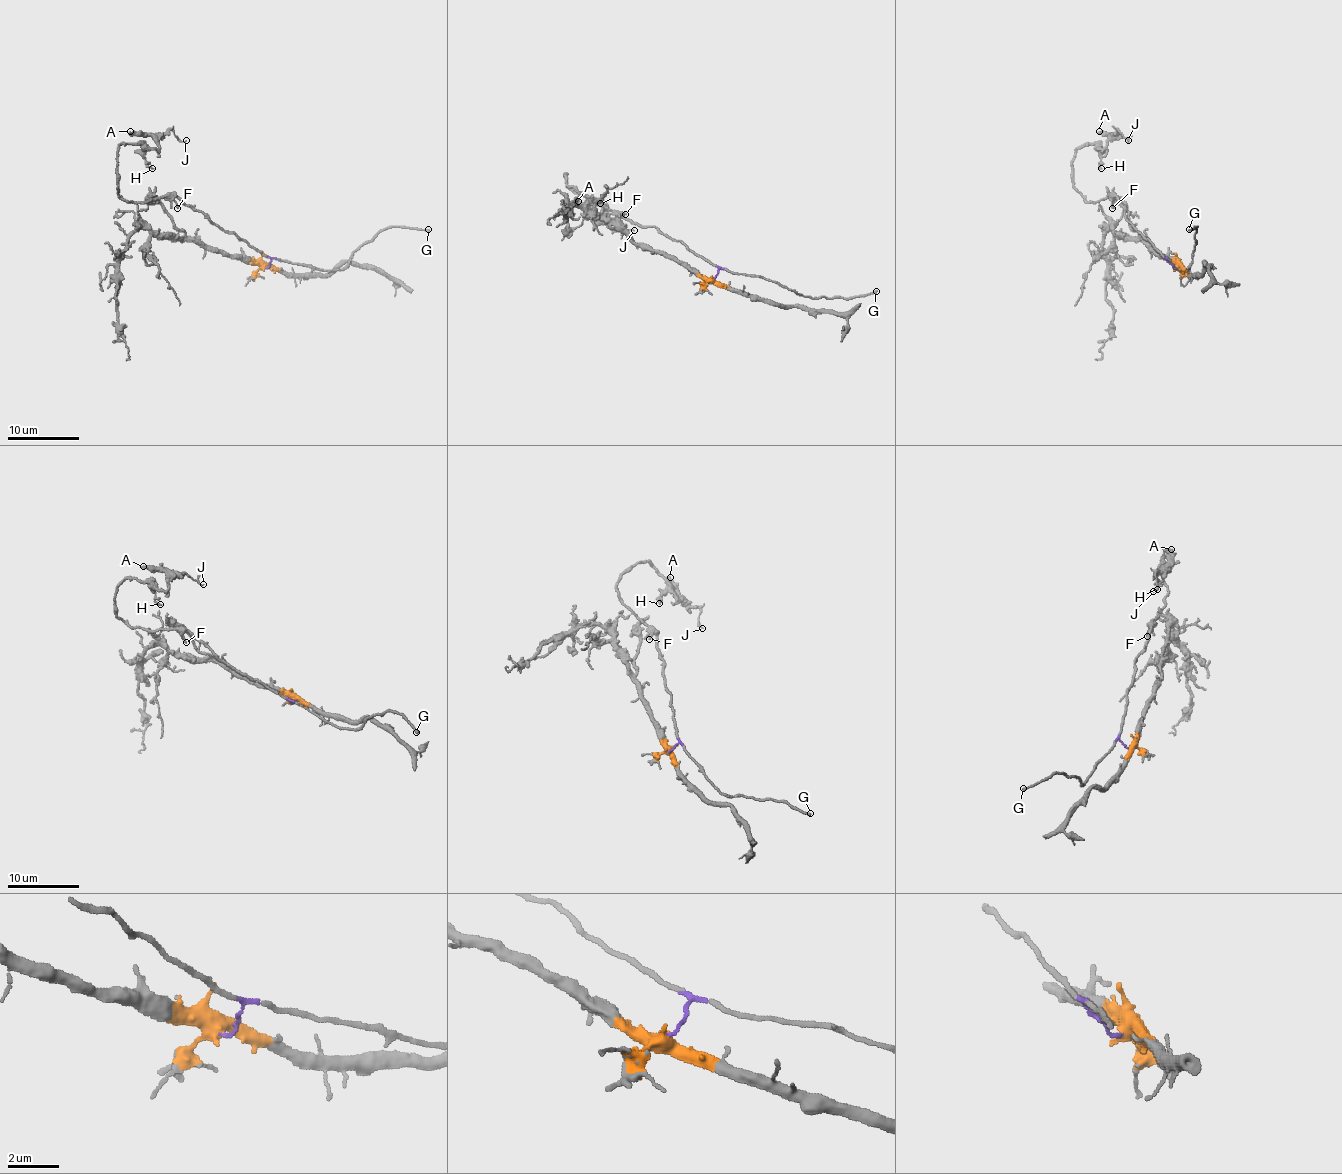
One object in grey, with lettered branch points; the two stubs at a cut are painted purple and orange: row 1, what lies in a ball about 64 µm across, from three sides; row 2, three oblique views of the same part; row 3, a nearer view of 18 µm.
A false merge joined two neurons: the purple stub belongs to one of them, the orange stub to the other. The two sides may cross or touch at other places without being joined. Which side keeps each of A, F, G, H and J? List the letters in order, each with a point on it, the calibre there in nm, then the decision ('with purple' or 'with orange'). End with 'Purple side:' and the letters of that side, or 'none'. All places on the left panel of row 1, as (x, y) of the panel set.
A: (130, 131) | 360 nm | with purple
F: (177, 208) | 80 nm | with purple
G: (428, 229) | 200 nm | with purple
H: (152, 168) | 130 nm | with purple
J: (186, 140) | 90 nm | with purple
Purple side: A, F, G, H, J

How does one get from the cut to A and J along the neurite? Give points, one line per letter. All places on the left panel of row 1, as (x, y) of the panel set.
A: (266, 268), (266, 255), (174, 196), (129, 203), (118, 194), (122, 143), (158, 147), (149, 134), (129, 131)
J: (266, 268), (266, 255), (174, 196), (129, 203), (118, 194), (122, 143), (158, 149), (171, 129), (185, 140)

